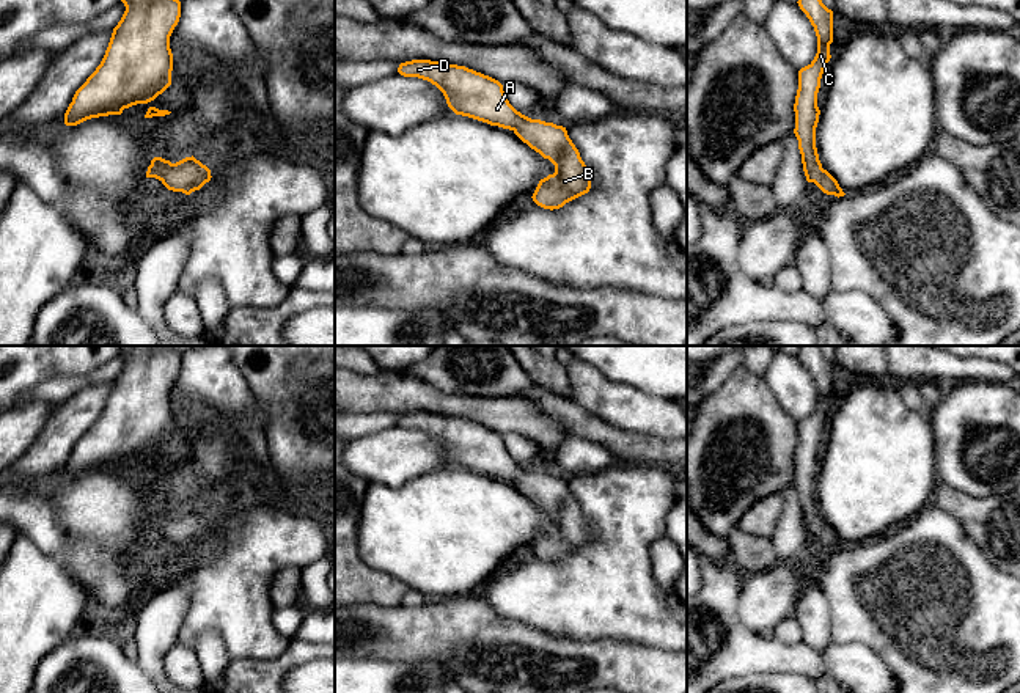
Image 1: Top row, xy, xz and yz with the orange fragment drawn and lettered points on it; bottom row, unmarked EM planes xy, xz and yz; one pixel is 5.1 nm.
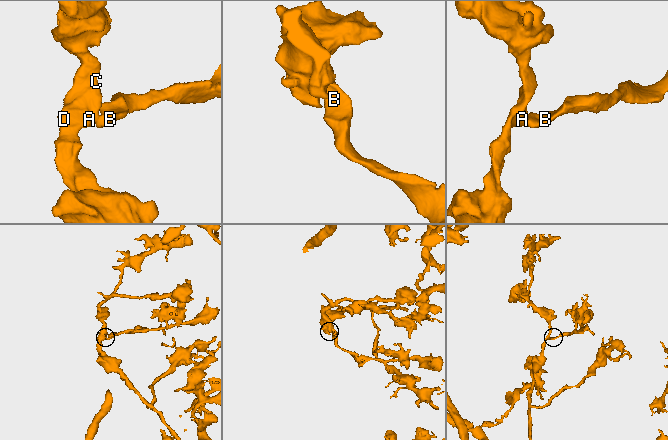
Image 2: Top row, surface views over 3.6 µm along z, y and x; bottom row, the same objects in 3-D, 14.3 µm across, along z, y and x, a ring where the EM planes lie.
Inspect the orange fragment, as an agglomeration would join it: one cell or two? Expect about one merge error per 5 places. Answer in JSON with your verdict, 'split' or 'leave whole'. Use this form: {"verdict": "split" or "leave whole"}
{"verdict": "leave whole"}

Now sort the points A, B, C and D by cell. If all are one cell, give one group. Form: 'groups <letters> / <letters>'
groups A B C D

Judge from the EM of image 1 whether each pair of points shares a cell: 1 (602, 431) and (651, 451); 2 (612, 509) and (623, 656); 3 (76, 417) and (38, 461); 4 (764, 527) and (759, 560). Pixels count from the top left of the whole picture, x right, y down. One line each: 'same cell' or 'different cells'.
1: same cell
2: different cells
3: same cell
4: same cell

